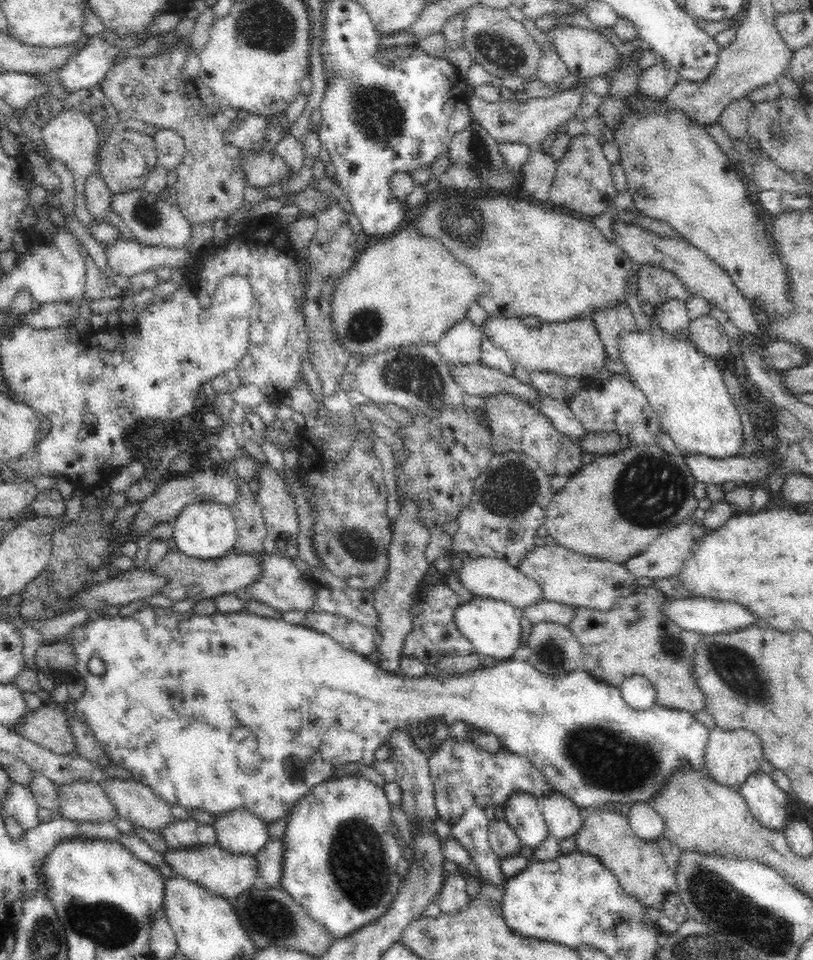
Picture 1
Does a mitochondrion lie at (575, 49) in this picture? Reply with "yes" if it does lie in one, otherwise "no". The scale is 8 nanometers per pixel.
no

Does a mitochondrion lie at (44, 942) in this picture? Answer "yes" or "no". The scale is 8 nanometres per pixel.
yes

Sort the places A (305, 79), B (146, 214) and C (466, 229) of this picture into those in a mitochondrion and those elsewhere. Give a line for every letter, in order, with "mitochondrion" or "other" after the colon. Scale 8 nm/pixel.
A: other
B: mitochondrion
C: mitochondrion

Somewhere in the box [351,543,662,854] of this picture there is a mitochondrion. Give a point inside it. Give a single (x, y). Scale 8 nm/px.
(605, 760)

